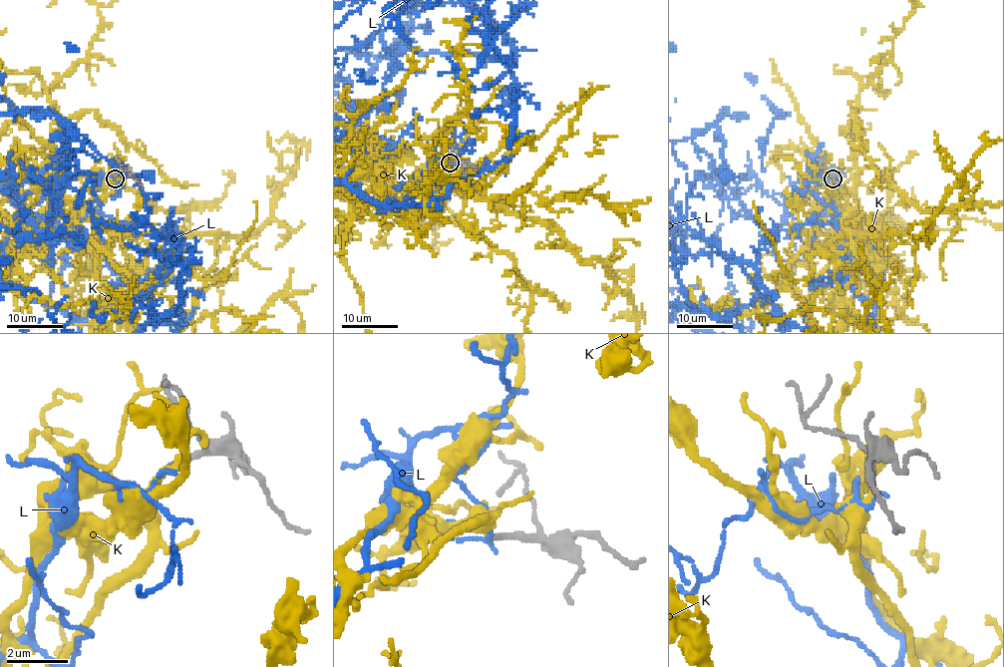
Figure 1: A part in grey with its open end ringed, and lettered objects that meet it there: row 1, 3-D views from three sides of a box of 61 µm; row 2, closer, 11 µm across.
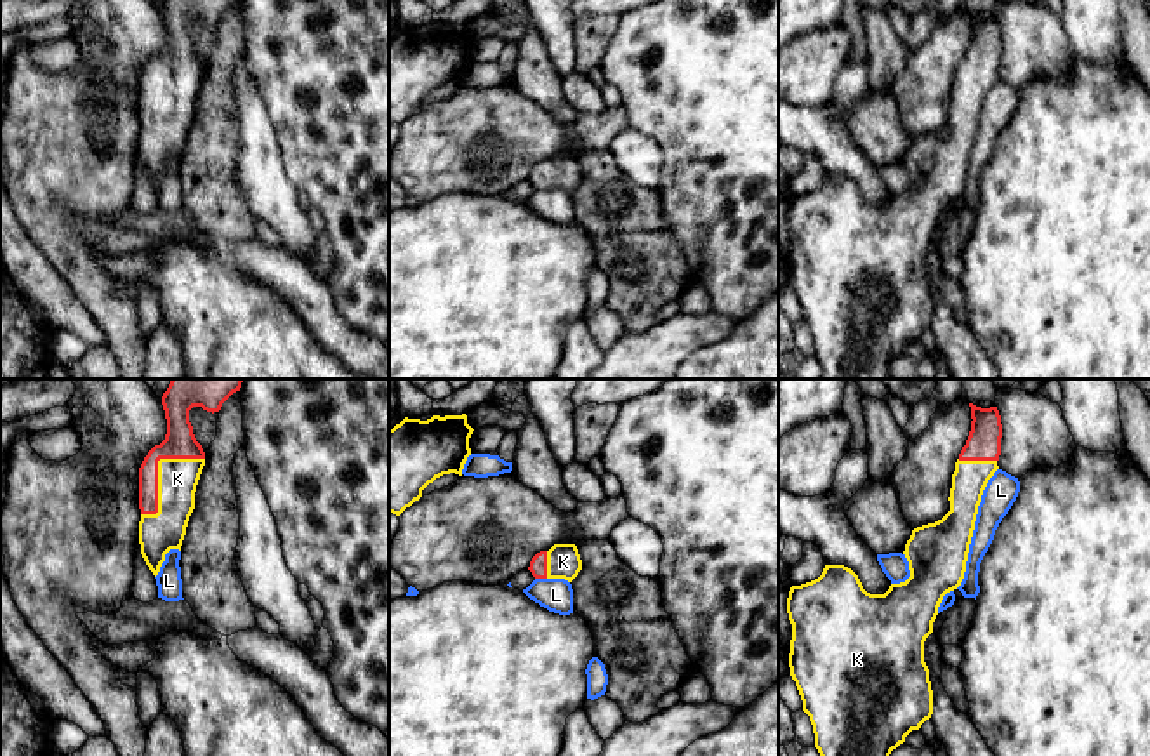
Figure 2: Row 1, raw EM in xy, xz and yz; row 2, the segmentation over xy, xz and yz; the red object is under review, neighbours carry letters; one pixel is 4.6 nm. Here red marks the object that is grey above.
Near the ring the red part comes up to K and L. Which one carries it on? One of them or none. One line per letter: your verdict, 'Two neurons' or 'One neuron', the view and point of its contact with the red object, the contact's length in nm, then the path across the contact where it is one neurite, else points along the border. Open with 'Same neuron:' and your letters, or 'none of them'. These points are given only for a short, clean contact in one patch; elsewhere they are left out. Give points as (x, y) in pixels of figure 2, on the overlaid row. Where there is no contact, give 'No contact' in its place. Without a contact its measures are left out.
Same neuron: K
K: One neuron. Touches red at xy (157, 471). Shared border 400 nm. Path across: xy (179, 442), (158, 461), (157, 471), (167, 478), (178, 478)
L: Two neurons. Touches red at xz (541, 577). Shared border 60 nm. Boundary: xz (535, 577), (546, 579)

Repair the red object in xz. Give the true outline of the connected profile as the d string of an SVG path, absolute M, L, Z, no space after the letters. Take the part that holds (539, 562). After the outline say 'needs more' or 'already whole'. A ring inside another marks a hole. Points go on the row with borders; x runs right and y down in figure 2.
M554 544L549 551L537 553L528 570L535 579L565 579L572 582L582 570L575 544Z | needs more

